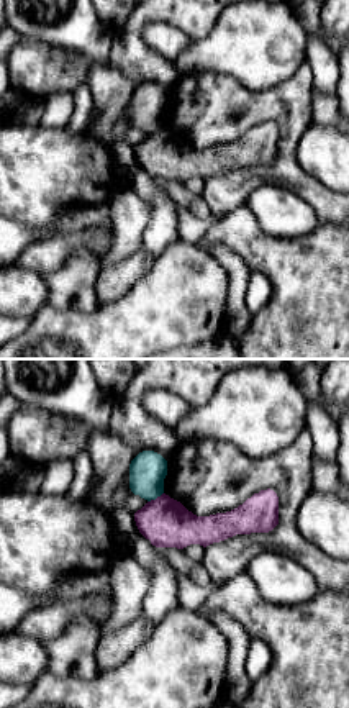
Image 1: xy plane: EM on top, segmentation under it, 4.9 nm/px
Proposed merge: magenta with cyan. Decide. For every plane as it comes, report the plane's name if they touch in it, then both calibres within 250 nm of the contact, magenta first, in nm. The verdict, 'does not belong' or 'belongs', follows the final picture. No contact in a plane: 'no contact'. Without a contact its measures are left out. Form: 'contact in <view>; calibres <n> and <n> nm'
contact in xy; calibres 240 and 180 nm

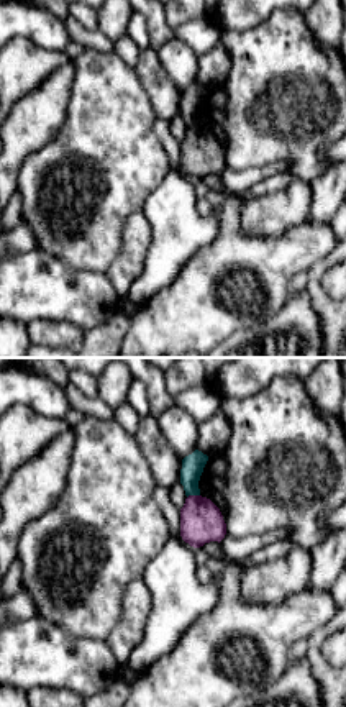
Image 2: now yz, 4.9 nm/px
contact in yz; calibres 200 and 110 nm

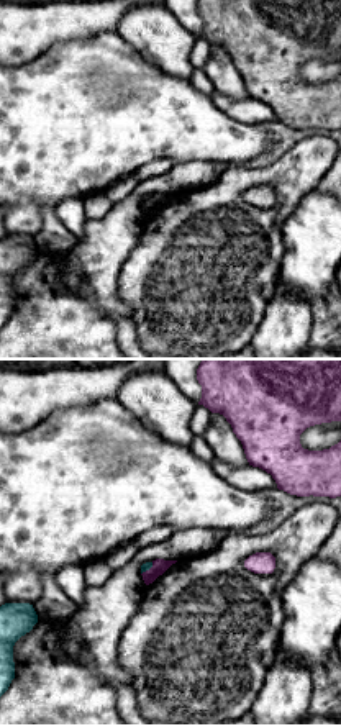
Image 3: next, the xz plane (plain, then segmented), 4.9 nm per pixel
contact in xz; calibres 80 and 40 nm

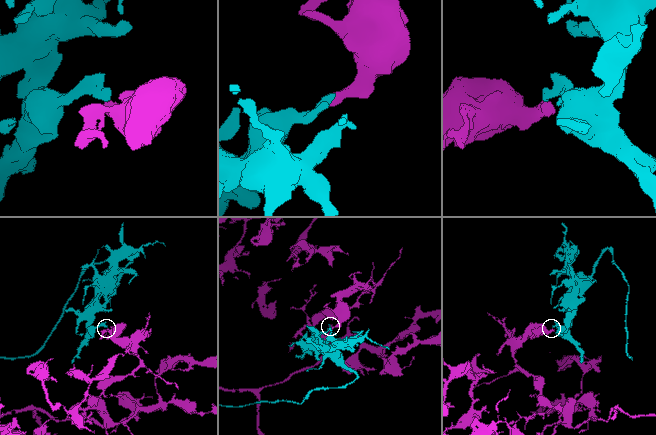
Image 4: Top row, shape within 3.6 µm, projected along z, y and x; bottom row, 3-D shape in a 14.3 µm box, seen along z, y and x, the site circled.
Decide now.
does not belong

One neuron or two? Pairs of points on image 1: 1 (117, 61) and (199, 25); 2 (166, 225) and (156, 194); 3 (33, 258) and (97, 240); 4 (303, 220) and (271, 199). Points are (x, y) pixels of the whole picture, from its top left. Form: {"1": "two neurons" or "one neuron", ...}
{"1": "one neuron", "2": "one neuron", "3": "one neuron", "4": "one neuron"}

